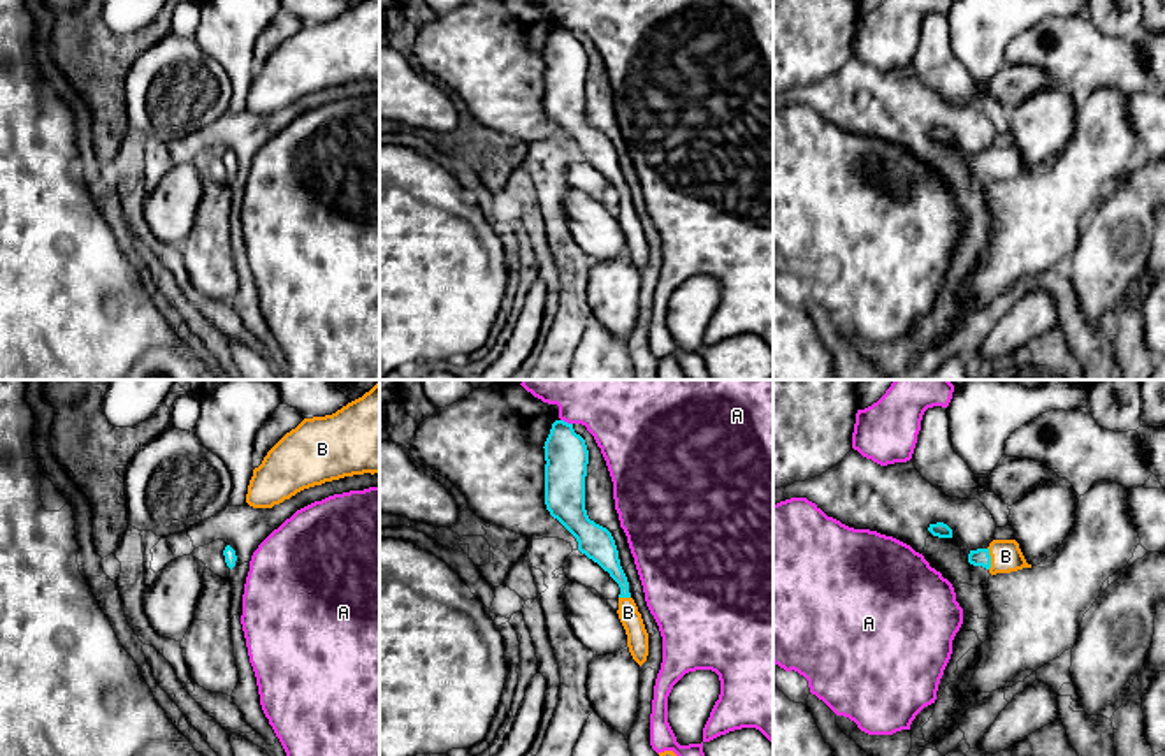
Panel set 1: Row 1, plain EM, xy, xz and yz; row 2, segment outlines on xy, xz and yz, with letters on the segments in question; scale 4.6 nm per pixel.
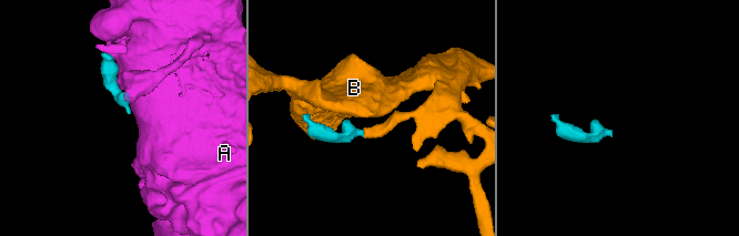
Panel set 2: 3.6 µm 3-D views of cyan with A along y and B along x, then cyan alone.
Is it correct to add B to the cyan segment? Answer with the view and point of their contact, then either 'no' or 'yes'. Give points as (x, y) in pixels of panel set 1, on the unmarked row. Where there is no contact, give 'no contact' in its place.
yz (990, 164) | yes

